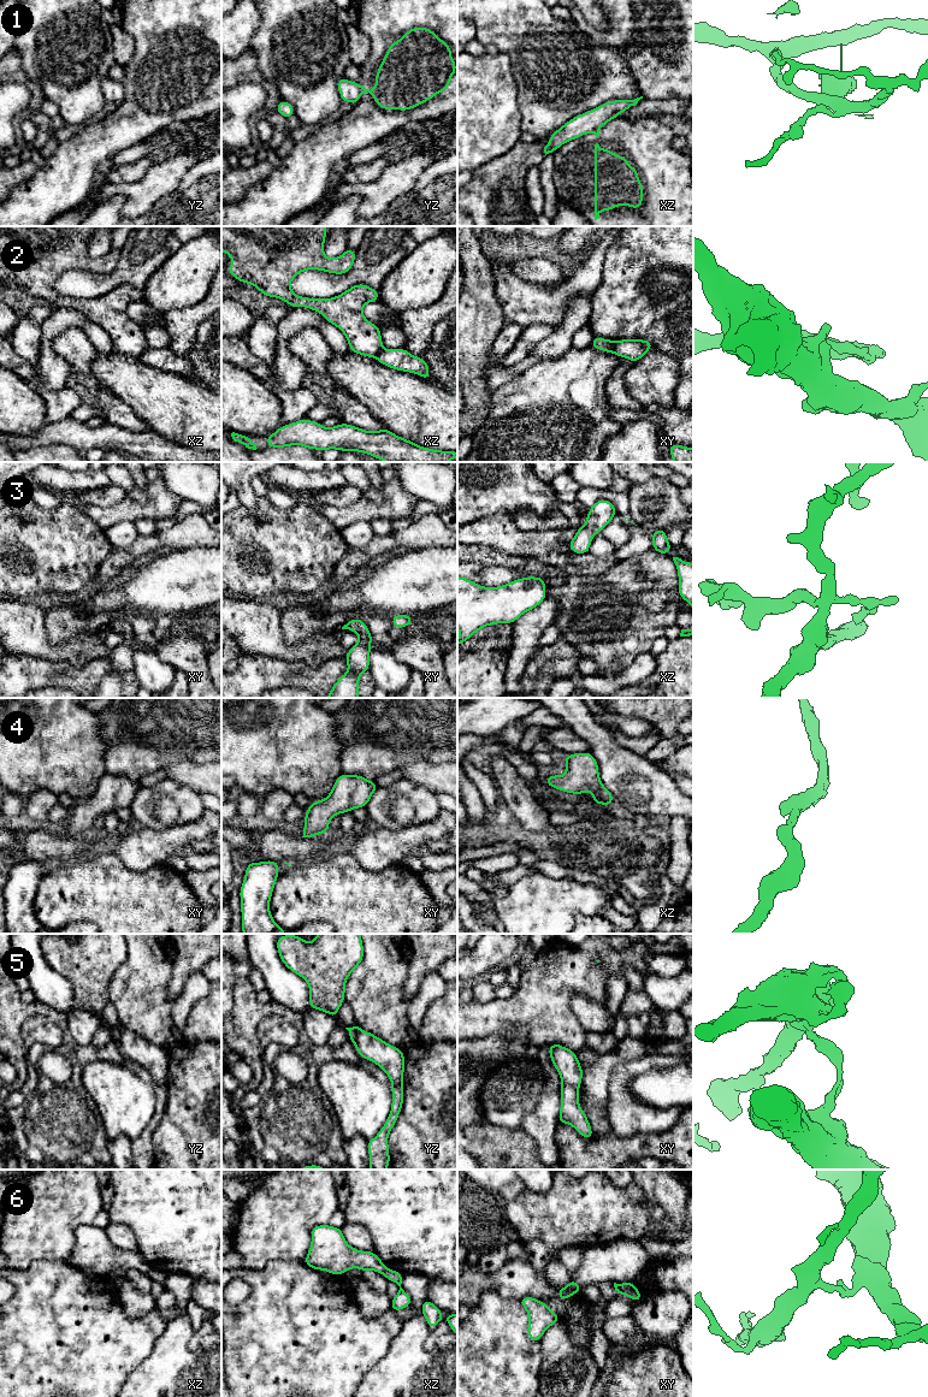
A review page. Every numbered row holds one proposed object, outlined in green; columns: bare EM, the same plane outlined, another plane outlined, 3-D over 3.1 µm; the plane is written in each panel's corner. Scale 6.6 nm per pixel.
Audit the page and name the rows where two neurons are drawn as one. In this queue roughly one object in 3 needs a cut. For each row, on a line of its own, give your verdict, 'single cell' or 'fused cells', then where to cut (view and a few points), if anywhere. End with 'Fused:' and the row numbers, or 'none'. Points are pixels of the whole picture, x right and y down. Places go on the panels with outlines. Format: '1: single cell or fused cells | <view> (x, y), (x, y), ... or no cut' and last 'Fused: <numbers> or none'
1: fused cells | yz (360, 87), (362, 92)
2: fused cells | xy (615, 342), (613, 351)
3: single cell | no cut
4: single cell | no cut
5: fused cells | xy (562, 1083), (578, 1089)
6: fused cells | xz (386, 1268), (383, 1274)
Fused: 1, 2, 5, 6

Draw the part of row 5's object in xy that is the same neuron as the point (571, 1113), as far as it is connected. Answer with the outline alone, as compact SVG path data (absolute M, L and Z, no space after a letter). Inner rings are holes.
M562 1084L560 1089L561 1108L558 1121L573 1126L585 1139L593 1137L587 1115L579 1106L579 1089Z

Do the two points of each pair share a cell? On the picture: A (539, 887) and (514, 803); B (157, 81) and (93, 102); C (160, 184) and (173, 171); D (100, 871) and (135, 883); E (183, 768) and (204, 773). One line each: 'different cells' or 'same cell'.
A: different cells
B: different cells
C: same cell
D: same cell
E: same cell

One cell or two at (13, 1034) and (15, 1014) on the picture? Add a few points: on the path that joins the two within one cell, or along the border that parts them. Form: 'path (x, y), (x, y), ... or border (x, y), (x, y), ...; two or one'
path (13, 1029), (13, 1019); one

